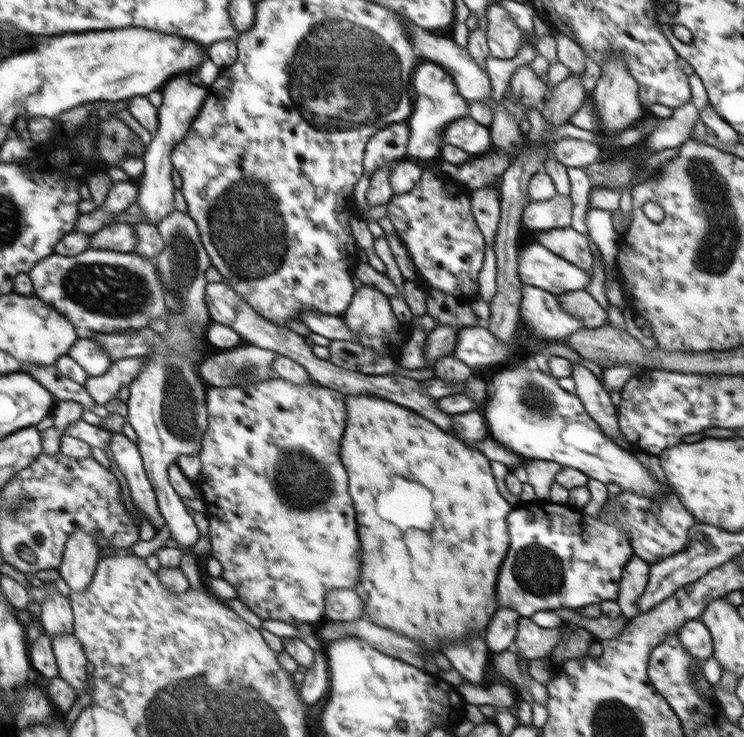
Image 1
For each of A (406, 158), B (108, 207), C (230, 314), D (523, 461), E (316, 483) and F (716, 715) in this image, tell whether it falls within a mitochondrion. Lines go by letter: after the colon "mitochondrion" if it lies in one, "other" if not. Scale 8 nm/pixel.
A: other
B: other
C: other
D: other
E: mitochondrion
F: other

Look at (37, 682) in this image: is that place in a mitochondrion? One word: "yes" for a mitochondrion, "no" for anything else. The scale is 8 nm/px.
no

